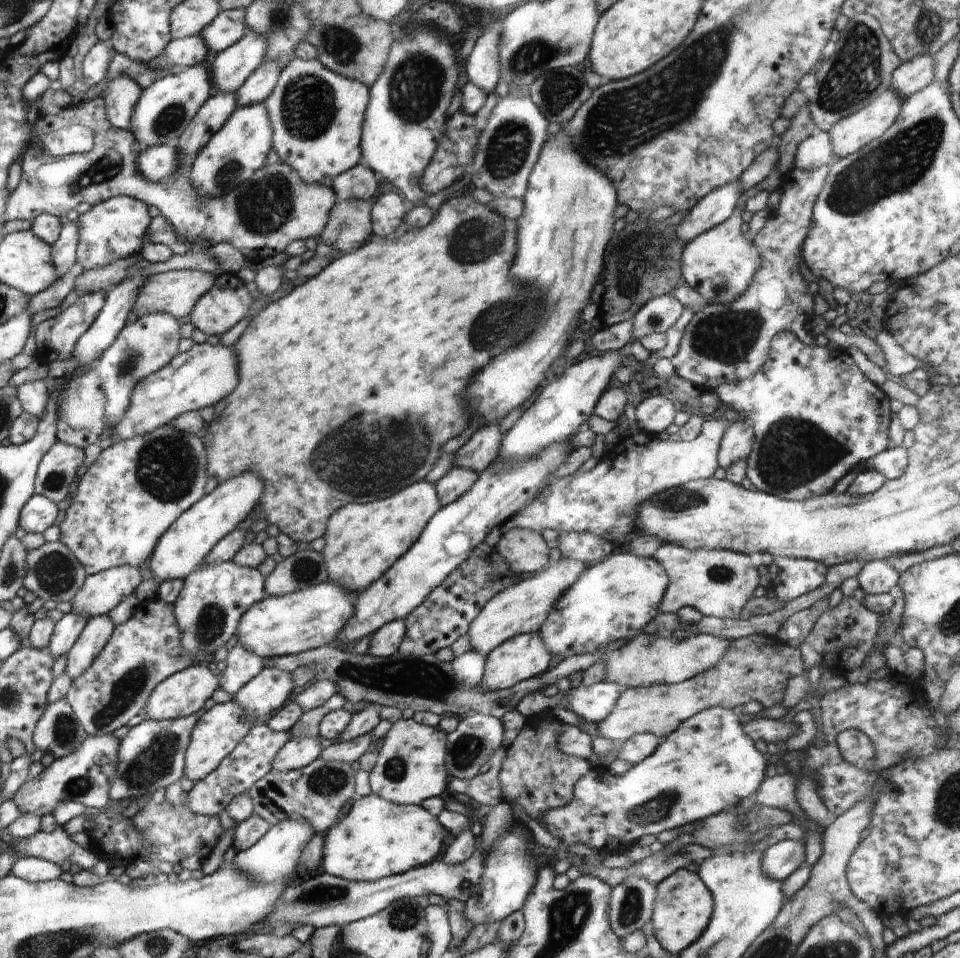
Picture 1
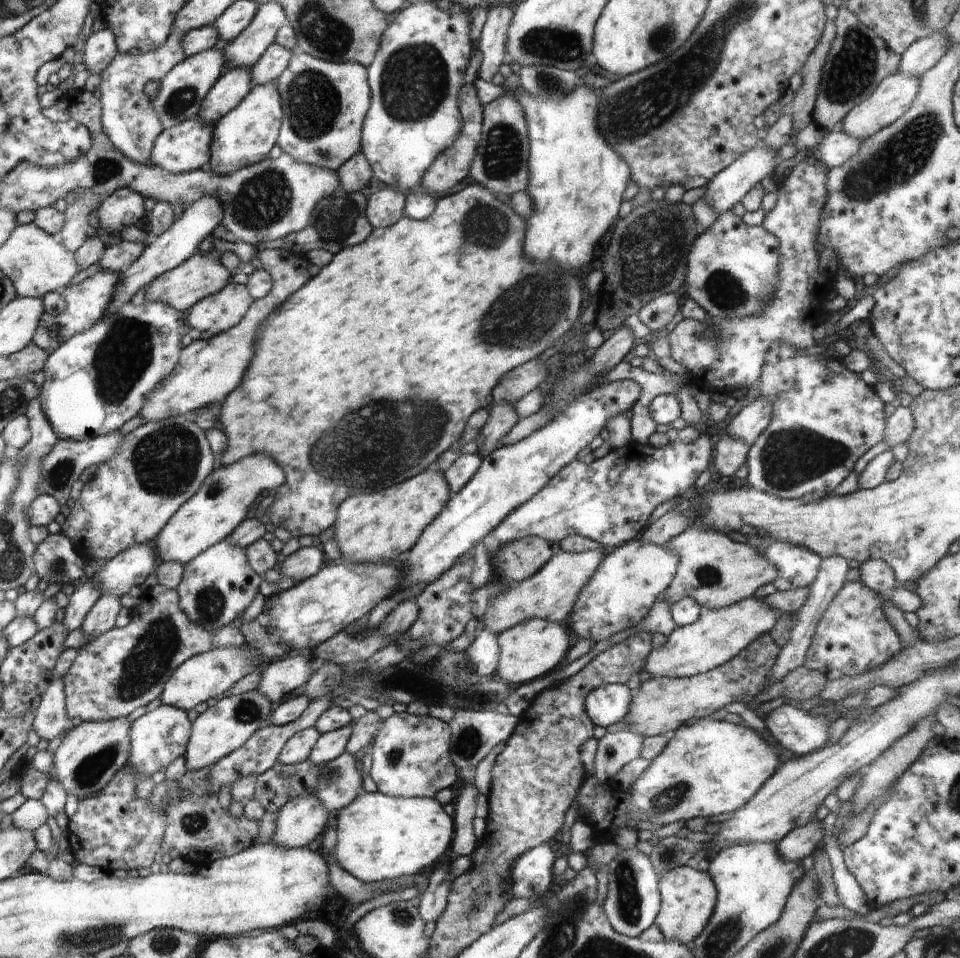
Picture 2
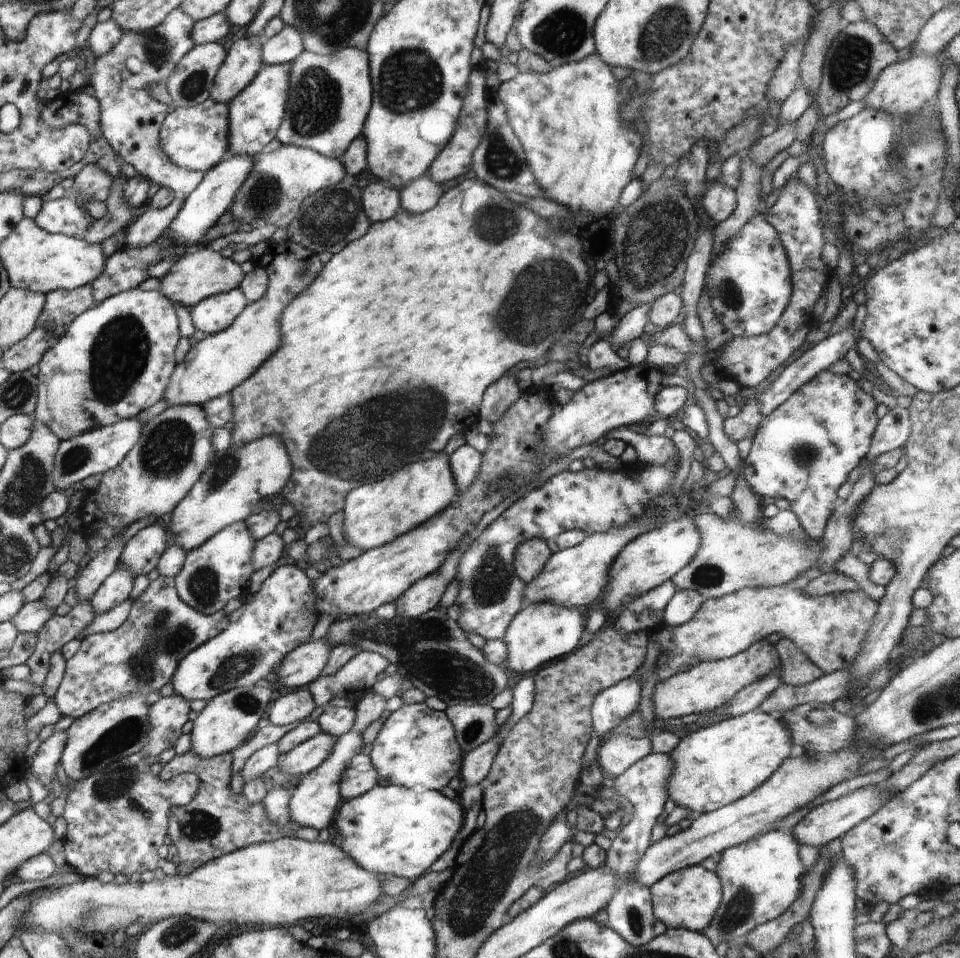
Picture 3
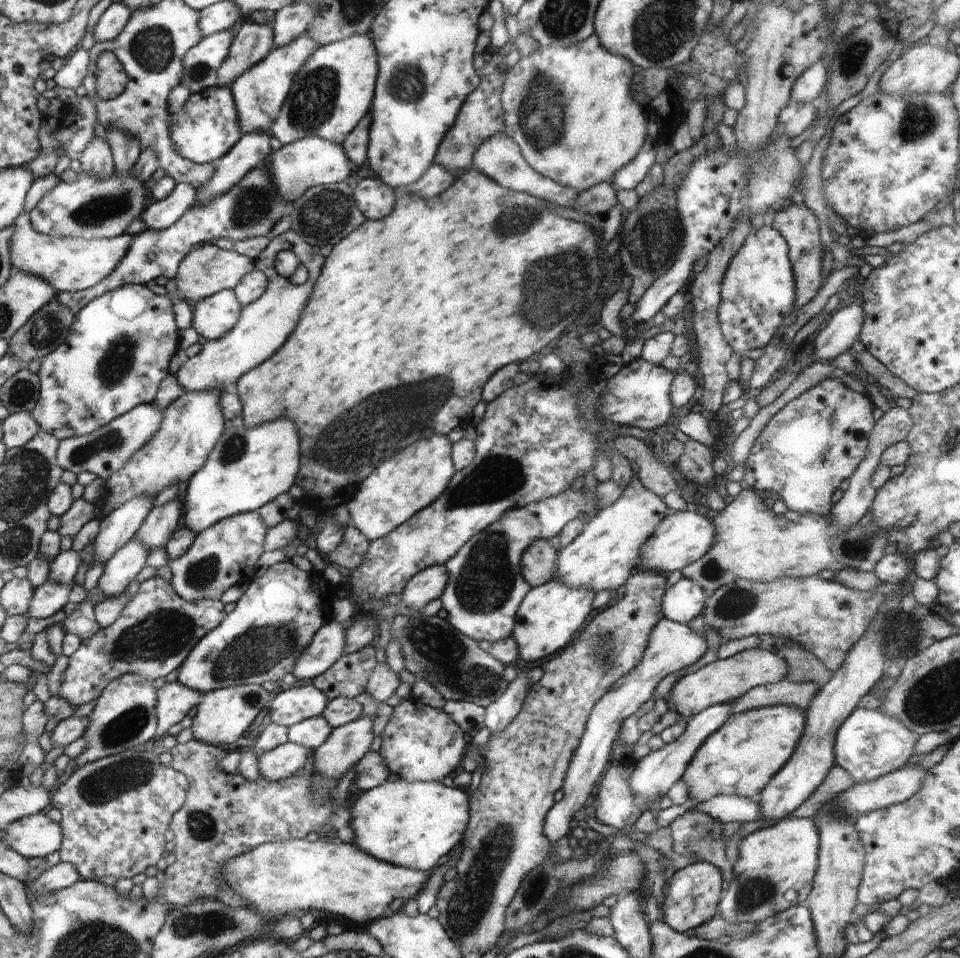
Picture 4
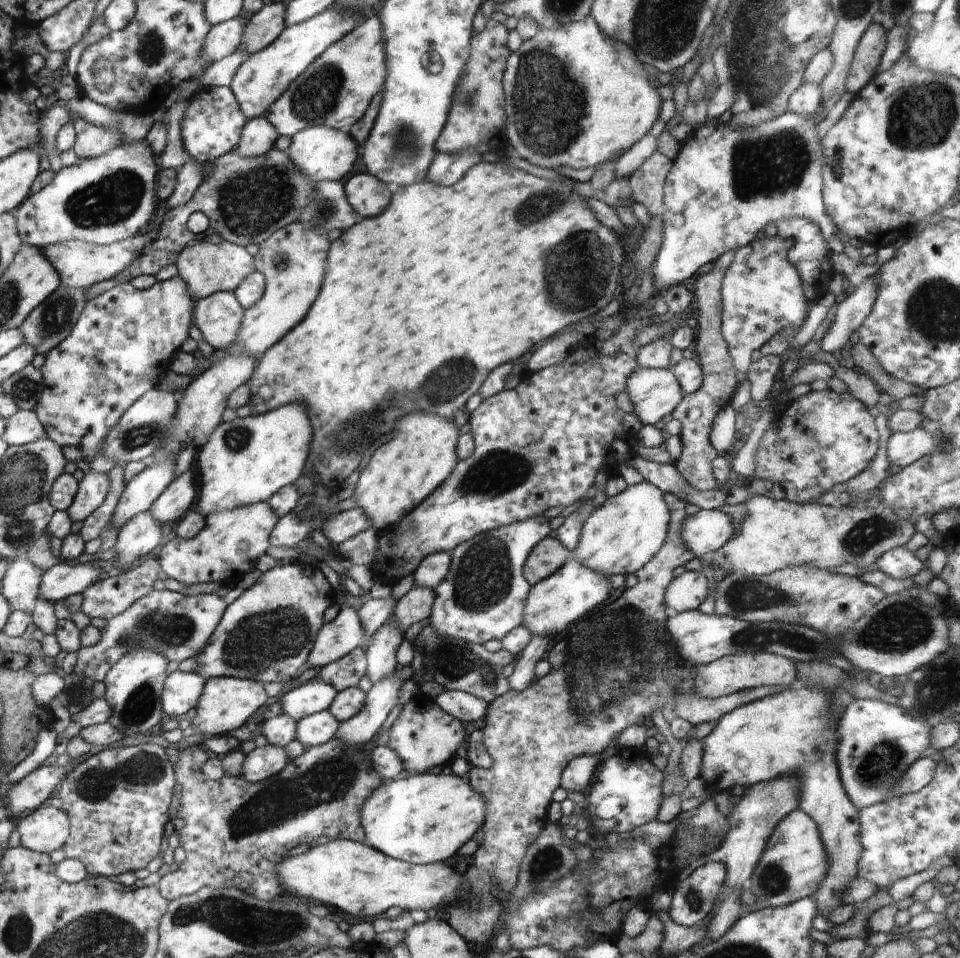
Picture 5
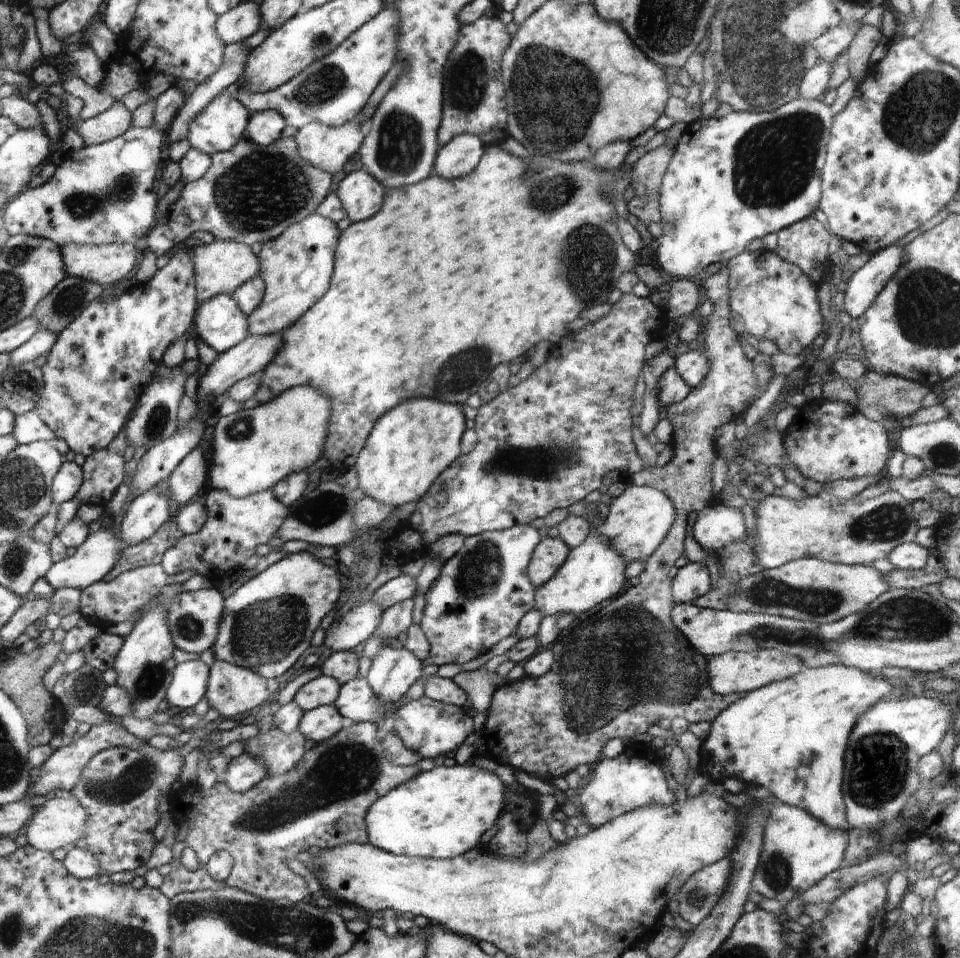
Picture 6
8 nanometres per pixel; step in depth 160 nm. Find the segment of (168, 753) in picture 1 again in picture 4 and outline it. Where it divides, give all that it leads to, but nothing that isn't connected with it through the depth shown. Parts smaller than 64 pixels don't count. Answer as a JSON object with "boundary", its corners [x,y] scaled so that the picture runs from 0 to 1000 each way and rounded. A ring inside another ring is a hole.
{"boundary":[[[173,712],[165,724],[165,764],[164,772],[169,772],[175,762],[190,753],[190,749],[204,738],[209,731],[209,723],[188,712]]]}

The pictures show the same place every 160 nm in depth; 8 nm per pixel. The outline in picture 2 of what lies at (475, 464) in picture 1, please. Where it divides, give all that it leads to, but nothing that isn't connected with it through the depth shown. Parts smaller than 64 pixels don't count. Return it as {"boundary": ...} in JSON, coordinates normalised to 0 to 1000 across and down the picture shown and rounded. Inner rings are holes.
{"boundary":[[[513,419],[508,439],[497,456],[498,458],[500,457],[497,474],[500,474],[504,479],[510,475],[510,472],[522,468],[525,457],[539,443],[540,438],[535,422],[529,422],[529,420],[515,422]]]}

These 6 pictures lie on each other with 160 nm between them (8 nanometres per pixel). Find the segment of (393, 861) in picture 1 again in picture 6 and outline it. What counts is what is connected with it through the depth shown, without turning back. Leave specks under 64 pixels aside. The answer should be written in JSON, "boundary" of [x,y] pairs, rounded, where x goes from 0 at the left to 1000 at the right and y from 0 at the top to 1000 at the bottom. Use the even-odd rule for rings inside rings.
{"boundary":[[[491,794],[483,799],[465,796],[447,805],[440,805],[391,835],[383,844],[379,860],[382,862],[384,880],[414,892],[443,897],[475,896],[485,887],[500,883],[498,875],[505,875],[523,850],[527,839],[526,831],[527,818],[515,806],[500,804]]]}

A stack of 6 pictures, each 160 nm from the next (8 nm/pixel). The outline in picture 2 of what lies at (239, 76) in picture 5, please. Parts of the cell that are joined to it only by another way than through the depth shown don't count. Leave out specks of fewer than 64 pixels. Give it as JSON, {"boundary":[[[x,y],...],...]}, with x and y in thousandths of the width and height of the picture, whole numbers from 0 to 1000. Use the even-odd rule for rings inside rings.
{"boundary":[[[288,86],[265,88],[250,109],[225,127],[218,177],[229,183],[242,182],[279,165],[279,159],[289,150],[294,122],[292,96]]]}

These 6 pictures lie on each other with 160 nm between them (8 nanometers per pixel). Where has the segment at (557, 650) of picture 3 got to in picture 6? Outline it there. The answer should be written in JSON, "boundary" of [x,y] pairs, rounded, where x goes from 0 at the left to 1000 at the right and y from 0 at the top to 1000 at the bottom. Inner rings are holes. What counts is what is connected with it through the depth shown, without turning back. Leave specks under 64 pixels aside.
{"boundary":[[[617,552],[611,563],[603,570],[594,573],[592,582],[569,610],[557,614],[557,636],[566,644],[584,640],[602,643],[621,630],[641,623],[650,608],[652,588],[650,584],[630,565],[621,552]]]}

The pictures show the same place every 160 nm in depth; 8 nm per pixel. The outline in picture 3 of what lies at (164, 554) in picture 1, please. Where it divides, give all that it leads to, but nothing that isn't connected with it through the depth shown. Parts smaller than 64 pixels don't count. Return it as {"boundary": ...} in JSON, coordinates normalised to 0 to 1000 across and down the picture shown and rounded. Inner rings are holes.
{"boundary":[[[273,455],[269,459],[253,466],[238,463],[235,470],[224,470],[217,489],[210,493],[206,502],[173,541],[178,566],[190,570],[195,576],[211,570],[221,559],[228,557],[233,551],[241,550],[249,544],[256,544],[260,538],[272,531],[269,524],[277,524],[288,519],[295,511],[304,497],[304,484],[296,470],[296,463],[288,455]]]}

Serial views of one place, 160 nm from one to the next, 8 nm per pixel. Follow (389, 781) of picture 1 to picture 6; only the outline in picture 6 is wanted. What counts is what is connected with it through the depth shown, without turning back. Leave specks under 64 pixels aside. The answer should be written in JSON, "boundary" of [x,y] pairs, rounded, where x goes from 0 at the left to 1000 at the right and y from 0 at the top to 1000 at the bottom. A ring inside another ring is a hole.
{"boundary":[[[444,725],[421,735],[413,741],[409,749],[409,764],[417,769],[424,782],[429,782],[440,792],[452,792],[457,787],[469,790],[493,764],[492,751],[486,748],[478,737],[453,732]]]}

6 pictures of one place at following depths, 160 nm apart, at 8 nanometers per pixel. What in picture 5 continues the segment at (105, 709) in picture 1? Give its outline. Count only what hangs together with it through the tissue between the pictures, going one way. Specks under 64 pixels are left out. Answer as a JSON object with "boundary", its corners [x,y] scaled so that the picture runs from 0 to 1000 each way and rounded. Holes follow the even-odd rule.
{"boundary":[[[156,615],[154,620],[139,628],[127,641],[116,645],[105,660],[101,672],[83,675],[75,703],[97,712],[106,712],[115,697],[131,683],[143,677],[160,677],[170,683],[175,691],[190,691],[194,687],[204,687],[217,672],[225,654],[235,641],[236,630],[225,620],[194,622],[175,615]]]}

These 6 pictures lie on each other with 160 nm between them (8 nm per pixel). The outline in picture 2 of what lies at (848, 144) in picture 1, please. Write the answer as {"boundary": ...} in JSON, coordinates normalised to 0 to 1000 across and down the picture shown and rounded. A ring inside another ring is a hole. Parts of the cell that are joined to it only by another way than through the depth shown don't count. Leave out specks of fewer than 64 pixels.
{"boundary":[[[936,73],[933,77],[923,79],[902,104],[898,104],[896,109],[893,109],[883,117],[877,126],[877,137],[883,138],[883,140],[888,140],[892,144],[908,142],[919,134],[933,127],[950,111],[956,96],[958,96],[958,80],[942,77],[940,73]]]}

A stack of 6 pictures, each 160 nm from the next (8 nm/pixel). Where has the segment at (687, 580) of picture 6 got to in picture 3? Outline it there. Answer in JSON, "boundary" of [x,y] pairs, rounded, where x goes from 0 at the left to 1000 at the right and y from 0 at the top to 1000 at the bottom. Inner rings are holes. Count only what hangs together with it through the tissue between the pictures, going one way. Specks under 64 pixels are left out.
{"boundary":[[[708,615],[700,622],[692,637],[692,650],[706,654],[719,649],[732,630],[732,623],[725,616]]]}

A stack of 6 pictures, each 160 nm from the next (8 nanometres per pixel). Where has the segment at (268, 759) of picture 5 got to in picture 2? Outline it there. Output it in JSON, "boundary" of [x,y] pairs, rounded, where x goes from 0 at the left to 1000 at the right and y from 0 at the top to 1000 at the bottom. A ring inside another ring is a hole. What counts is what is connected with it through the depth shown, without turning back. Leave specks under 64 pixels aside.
{"boundary":[[[367,755],[354,760],[354,762],[335,766],[323,783],[321,793],[325,797],[333,797],[352,791],[354,787],[359,785],[360,777],[365,771],[365,764],[367,764]]]}

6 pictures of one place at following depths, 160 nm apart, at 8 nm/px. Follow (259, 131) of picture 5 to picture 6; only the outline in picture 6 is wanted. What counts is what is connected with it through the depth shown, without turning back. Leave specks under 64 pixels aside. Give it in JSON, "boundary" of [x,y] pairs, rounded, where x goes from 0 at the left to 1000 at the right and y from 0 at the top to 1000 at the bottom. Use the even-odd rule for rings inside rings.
{"boundary":[[[279,114],[260,119],[256,138],[268,151],[277,152],[290,146],[298,132],[291,117]]]}

